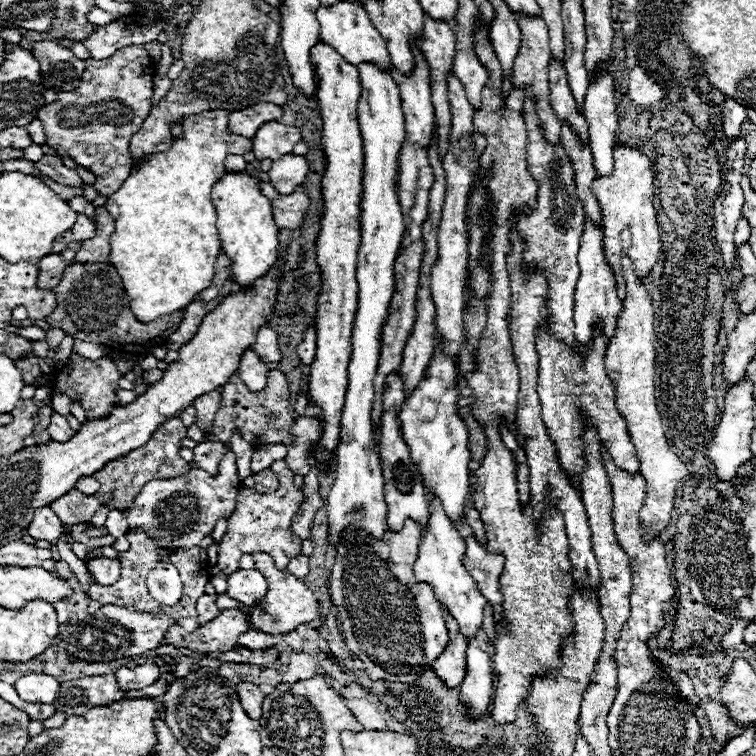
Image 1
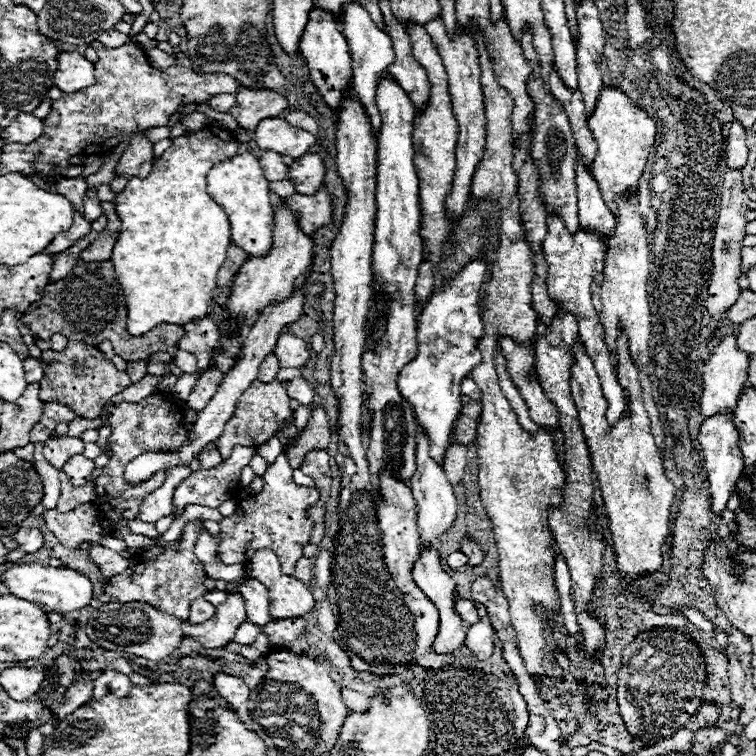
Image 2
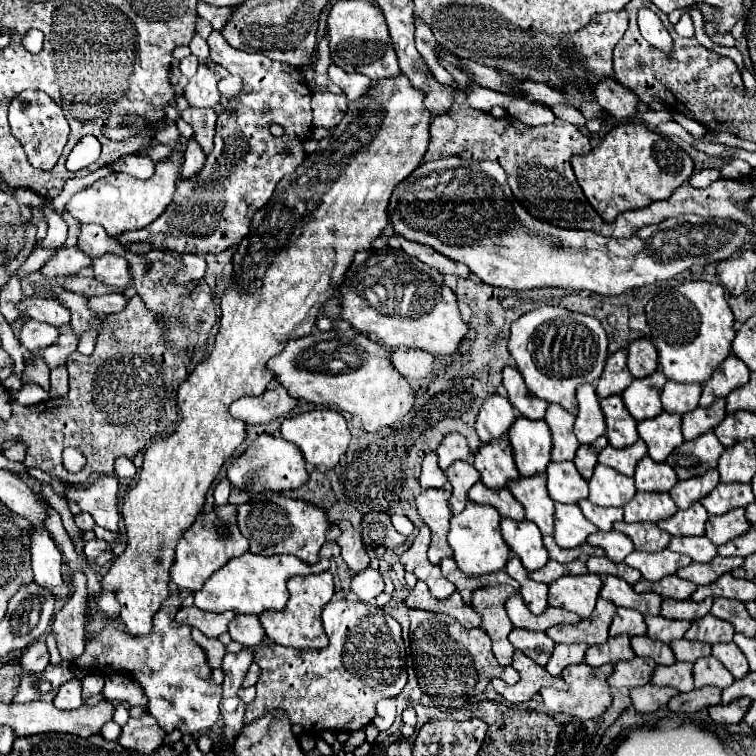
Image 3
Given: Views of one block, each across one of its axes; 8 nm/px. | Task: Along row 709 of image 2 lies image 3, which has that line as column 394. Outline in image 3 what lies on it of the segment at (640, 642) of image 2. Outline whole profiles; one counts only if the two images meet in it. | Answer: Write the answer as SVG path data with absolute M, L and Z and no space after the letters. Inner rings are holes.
M332 600L322 612L324 630L330 644L322 650L292 650L280 644L266 644L254 652L254 662L260 666L260 678L256 682L256 698L246 706L244 722L260 718L268 710L286 710L292 724L300 724L306 734L320 736L326 730L354 732L372 724L376 716L376 704L382 698L396 698L408 682L406 650L400 624L378 608L374 602L360 600Z

